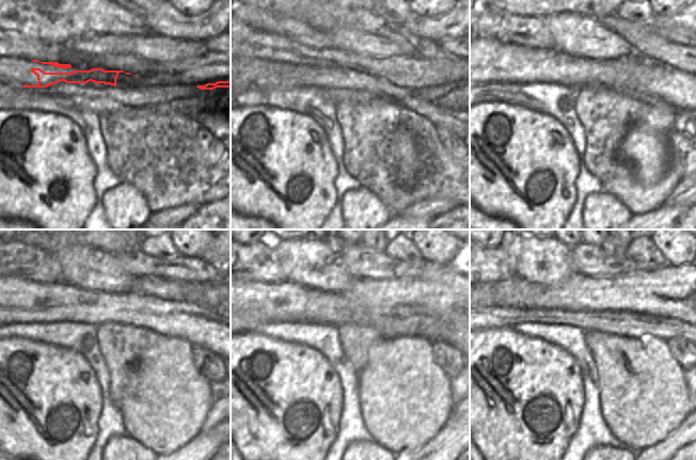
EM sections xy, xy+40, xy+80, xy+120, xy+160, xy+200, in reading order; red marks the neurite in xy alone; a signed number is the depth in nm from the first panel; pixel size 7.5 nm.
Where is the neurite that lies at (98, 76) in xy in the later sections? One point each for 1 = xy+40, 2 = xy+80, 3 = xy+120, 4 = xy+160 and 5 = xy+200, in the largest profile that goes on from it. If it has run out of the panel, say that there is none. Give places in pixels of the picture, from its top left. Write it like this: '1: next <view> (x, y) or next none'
1: next xy+40 (336, 78)
2: next xy+80 (685, 92)
3: next xy+120 (199, 327)
4: next xy+160 (402, 320)
5: next xy+200 (686, 331)

